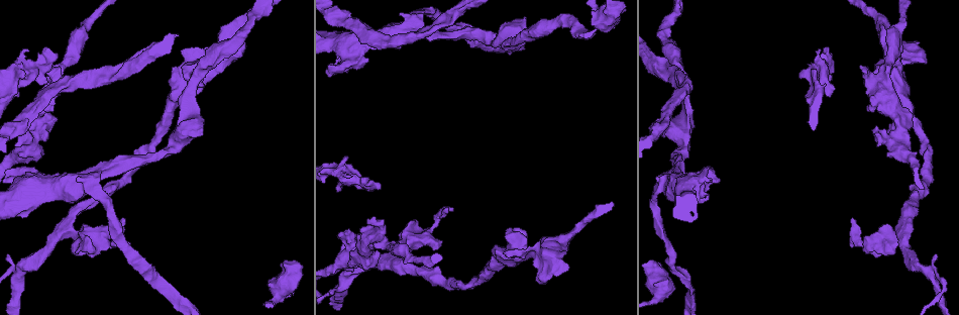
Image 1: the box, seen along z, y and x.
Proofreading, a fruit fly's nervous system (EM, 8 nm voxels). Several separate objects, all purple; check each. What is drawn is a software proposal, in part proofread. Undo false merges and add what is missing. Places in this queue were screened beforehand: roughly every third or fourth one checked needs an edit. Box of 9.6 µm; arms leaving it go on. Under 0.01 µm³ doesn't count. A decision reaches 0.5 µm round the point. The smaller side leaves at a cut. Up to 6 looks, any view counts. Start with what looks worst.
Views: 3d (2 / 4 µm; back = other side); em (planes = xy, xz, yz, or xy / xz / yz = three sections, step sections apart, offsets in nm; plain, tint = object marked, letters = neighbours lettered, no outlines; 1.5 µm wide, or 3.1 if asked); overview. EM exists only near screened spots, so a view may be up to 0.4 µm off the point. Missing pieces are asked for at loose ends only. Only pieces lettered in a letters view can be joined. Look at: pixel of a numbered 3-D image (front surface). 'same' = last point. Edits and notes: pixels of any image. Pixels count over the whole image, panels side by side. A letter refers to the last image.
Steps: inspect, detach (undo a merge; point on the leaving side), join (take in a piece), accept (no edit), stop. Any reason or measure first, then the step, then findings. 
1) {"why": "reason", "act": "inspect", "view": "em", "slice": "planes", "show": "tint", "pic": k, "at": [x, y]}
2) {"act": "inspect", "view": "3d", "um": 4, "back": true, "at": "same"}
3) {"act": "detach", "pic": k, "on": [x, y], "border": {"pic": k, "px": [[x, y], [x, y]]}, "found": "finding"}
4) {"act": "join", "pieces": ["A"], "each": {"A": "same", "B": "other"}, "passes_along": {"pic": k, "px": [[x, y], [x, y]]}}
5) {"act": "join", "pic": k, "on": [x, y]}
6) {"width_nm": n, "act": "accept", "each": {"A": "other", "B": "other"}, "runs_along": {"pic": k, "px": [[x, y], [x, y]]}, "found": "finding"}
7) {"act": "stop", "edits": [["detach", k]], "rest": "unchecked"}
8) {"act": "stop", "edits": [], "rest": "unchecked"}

{"why": "sharp bend", "act": "inspect", "view": "em", "slice": "xz", "step": 8, "show": "tint", "pic": 1, "at": [339, 287]}

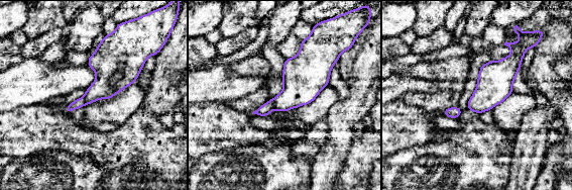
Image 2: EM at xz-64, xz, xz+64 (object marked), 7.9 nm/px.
{"act": "inspect", "view": "em", "slice": "xz", "step": 8, "show": "letters", "at": "same"}

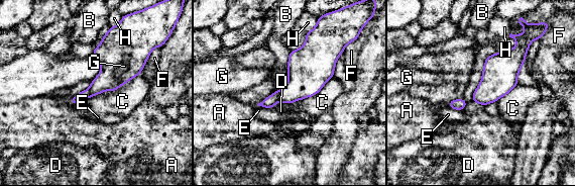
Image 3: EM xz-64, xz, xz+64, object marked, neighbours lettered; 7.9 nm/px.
{"act": "detach", "pic": 3, "on": [270, 101], "each": {"A": "other", "B": "other", "C": "other", "D": "other", "E": "other", "F": "other", "G": "other", "H": "other"}, "found": "a second cell is stuck on"}

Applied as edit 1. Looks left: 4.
{"why": "side arm on a straight run", "act": "inspect", "view": "em", "slice": "planes", "show": "letters", "pic": 1, "at": [393, 263]}

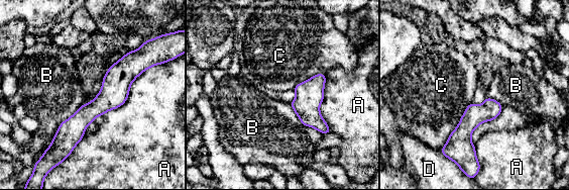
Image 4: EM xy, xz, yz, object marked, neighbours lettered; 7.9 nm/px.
{"width_nm": 20, "act": "accept", "each": {"A": "other", "B": "other", "C": "other", "D": "other"}, "border": {"pic": 4, "px": [[471, 101], [458, 125], [440, 150]]}, "found": "continuous, no second cell"}

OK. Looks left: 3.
{"why": "branch stops here", "act": "inspect", "view": "em", "slice": "planes", "show": "letters", "pic": 1, "at": [526, 20]}

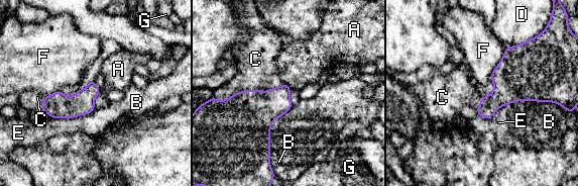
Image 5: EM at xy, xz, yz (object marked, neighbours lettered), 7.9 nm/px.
{"longest_contact_nm": ["B", 300], "act": "join", "pieces": ["C"], "each": {"A": "other", "B": "other", "C": "same", "D": "other", "E": "other", "F": "other", "G": "other"}, "found": "the cell continues"}

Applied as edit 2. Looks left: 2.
{"act": "stop", "edits": [["detach", 3], ["join", 5]], "rest": "unchecked"}

